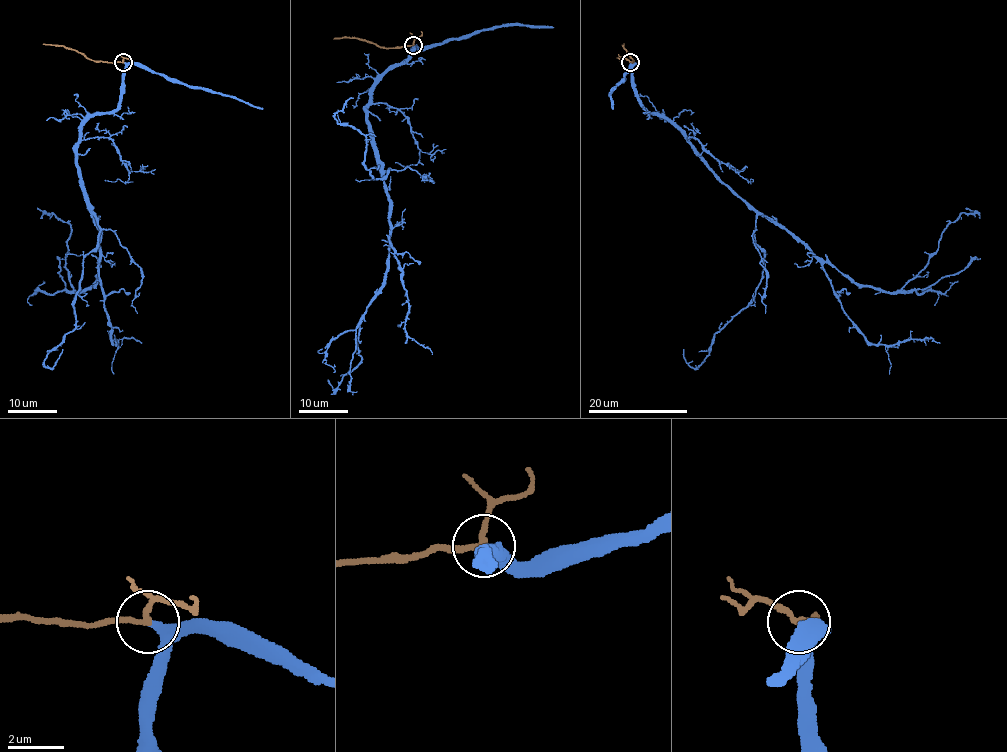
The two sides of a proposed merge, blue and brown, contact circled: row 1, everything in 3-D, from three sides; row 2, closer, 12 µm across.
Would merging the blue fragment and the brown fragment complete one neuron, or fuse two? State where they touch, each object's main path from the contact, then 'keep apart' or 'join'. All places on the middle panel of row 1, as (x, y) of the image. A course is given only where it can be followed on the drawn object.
(413, 45) | blue via (414, 45), (374, 87), (367, 110), (389, 202), (389, 266), (360, 325), (361, 361), (336, 388), (327, 379) | brown via (413, 45), (383, 48), (361, 38), (334, 38) | join

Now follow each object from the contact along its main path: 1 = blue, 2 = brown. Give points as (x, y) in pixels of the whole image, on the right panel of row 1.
1: (630, 62), (645, 109), (854, 282), (897, 292), (946, 226), (973, 213), (965, 209)
2: (630, 62), (634, 61), (624, 44)

